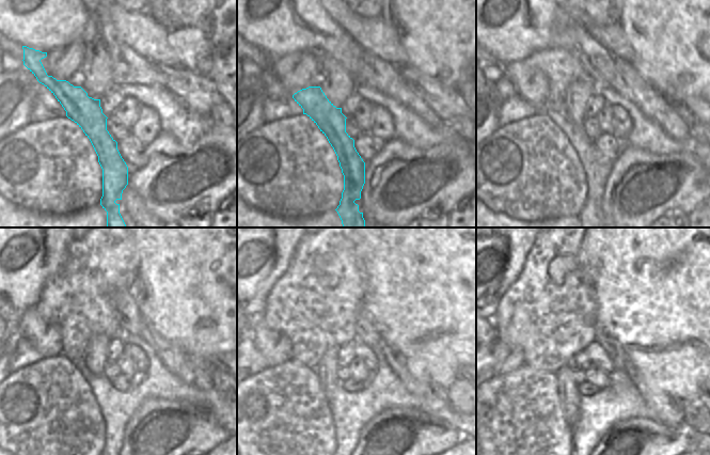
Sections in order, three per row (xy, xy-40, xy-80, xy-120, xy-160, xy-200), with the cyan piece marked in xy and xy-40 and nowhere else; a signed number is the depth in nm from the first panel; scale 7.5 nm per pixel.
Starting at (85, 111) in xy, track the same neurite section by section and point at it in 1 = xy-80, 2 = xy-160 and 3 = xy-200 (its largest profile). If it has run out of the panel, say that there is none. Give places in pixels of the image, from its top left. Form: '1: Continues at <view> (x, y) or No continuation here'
1: Continues at xy-80 (586, 152)
2: Continues at xy-160 (349, 395)
3: Continues at xy-200 (599, 394)

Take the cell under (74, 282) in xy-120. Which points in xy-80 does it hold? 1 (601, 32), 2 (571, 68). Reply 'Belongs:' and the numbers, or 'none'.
Belongs: 2

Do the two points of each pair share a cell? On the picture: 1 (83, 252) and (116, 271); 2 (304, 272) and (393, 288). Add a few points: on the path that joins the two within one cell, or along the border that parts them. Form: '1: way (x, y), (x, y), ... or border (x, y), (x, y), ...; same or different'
1: way (92, 261), (108, 263); same
2: border (369, 259), (362, 303); different

